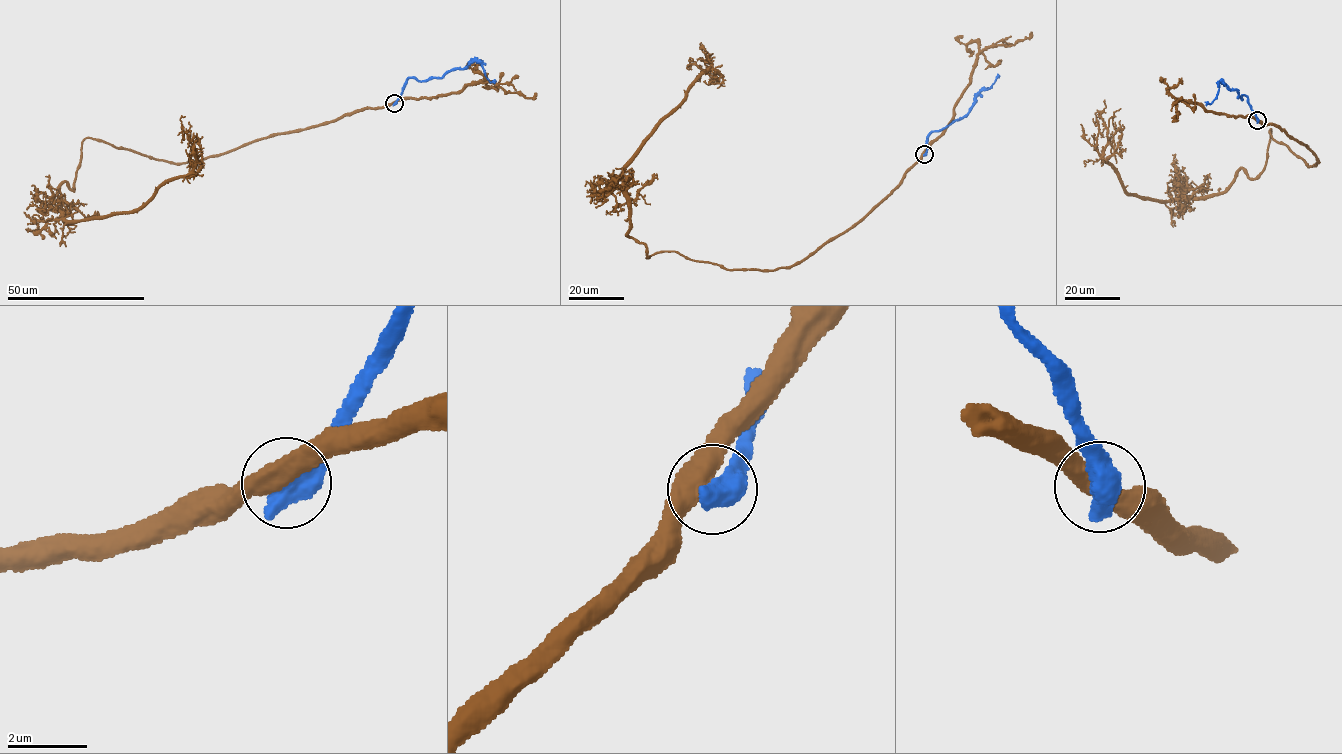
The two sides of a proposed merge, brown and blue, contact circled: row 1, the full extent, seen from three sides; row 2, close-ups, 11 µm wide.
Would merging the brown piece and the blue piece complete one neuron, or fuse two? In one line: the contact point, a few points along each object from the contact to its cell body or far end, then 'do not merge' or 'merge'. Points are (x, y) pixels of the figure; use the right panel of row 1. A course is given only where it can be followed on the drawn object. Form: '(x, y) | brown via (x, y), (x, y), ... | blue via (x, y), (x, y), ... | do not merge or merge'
(1257, 120) | brown via (1257, 120), (1318, 163), (1270, 129), (1253, 178), (1241, 168), (1221, 192), (1157, 201), (1129, 194), (1093, 118) | blue via (1257, 120), (1248, 98), (1238, 98), (1237, 91), (1221, 82), (1217, 95), (1210, 104), (1205, 102) | do not merge

